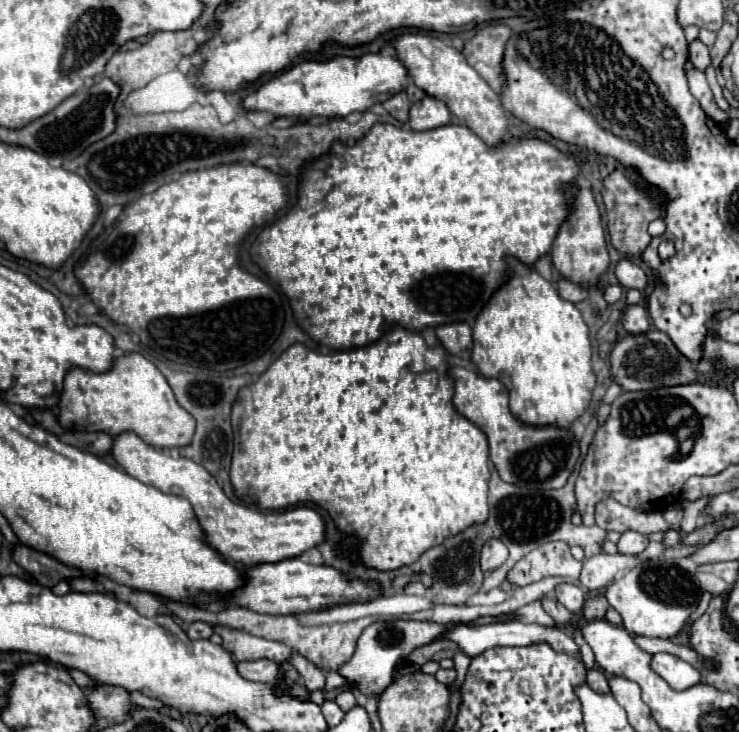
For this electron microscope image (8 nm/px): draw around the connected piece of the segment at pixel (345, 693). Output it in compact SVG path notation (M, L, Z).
M343 689L343 691L335 697L335 703L337 703L343 711L349 711L351 707L357 705L357 701L355 701L355 697L353 697L353 693L351 693L349 689Z

